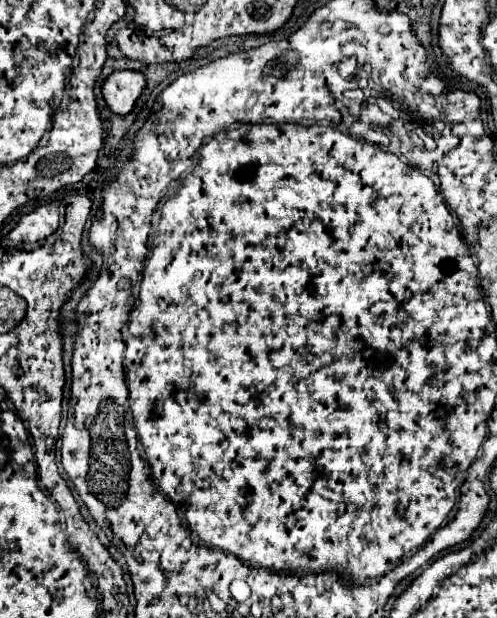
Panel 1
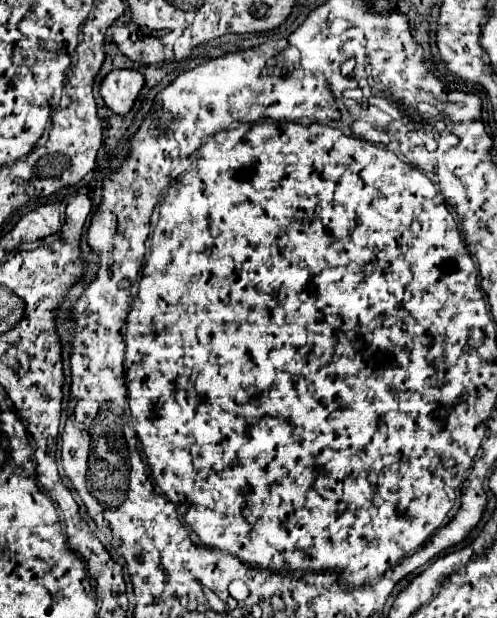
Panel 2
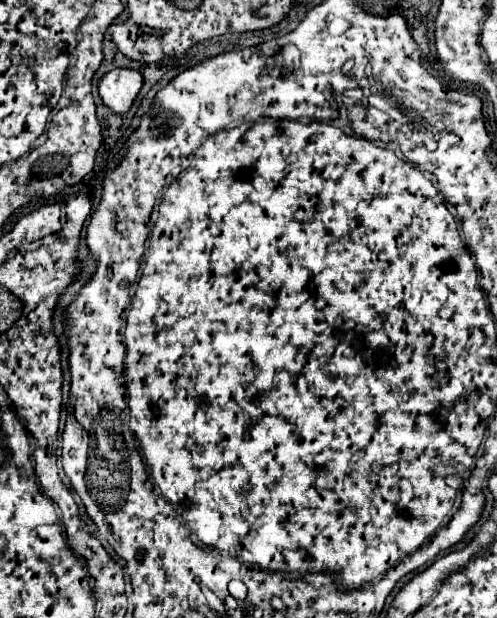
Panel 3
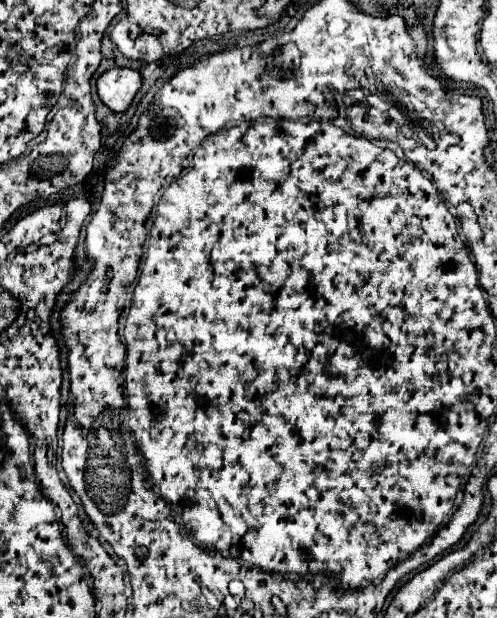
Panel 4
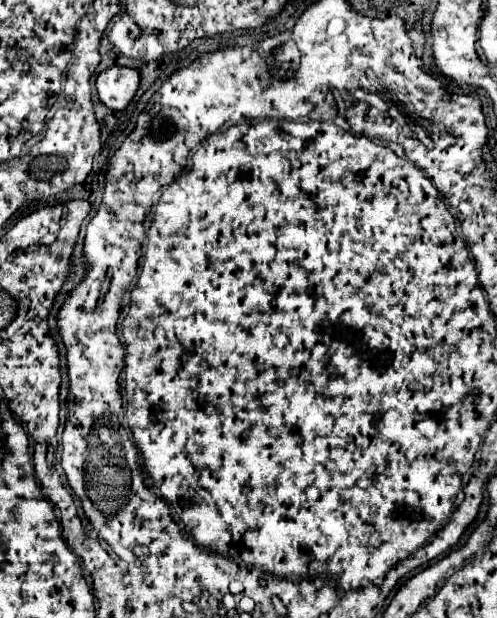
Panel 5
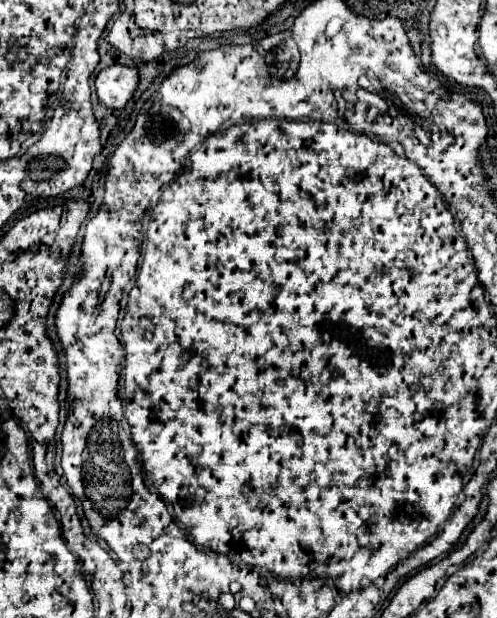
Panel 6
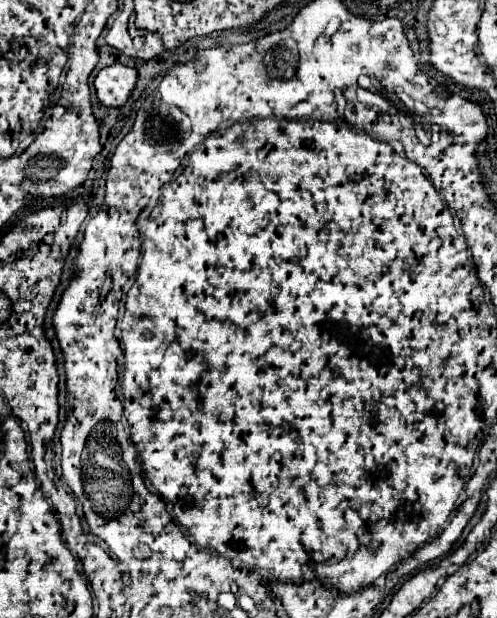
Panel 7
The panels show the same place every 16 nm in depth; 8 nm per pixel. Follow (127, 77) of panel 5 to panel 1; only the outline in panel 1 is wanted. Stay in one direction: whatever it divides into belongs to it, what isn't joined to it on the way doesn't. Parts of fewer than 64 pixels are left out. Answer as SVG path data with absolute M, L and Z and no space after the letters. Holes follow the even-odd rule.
M122 70L122 72L114 72L104 82L102 94L114 114L126 116L136 106L144 88L146 88L146 78L142 72Z

